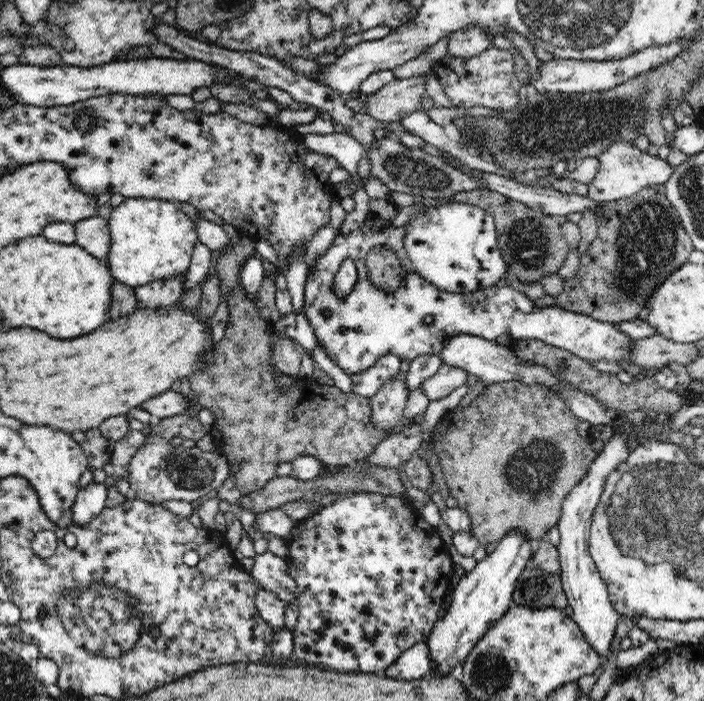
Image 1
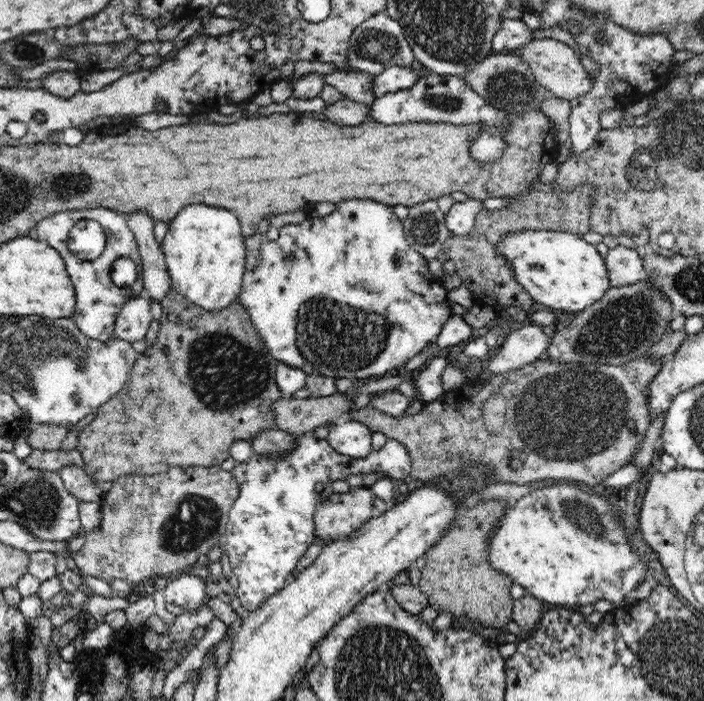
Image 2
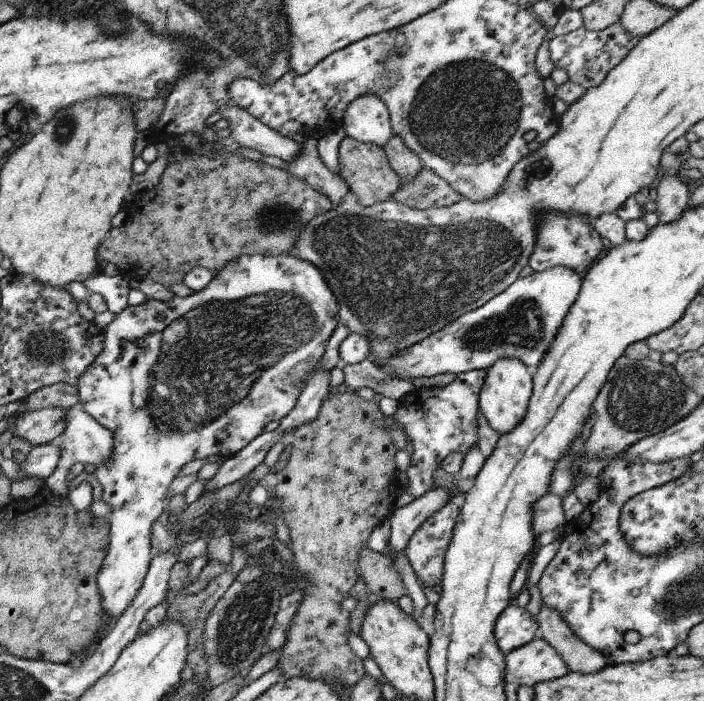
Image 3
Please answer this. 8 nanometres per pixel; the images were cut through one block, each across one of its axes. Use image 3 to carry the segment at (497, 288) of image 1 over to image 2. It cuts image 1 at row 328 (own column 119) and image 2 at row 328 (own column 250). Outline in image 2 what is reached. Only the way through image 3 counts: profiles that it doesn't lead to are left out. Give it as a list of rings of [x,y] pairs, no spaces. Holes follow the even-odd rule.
[[[346,200],[346,202],[340,202],[337,205],[338,209],[330,216],[326,216],[326,218],[307,218],[301,224],[287,224],[279,228],[279,234],[277,240],[270,241],[265,236],[264,233],[256,233],[252,236],[245,237],[245,249],[247,252],[247,261],[245,264],[245,271],[243,272],[243,281],[241,284],[241,291],[238,298],[238,305],[244,305],[247,313],[251,317],[252,324],[260,337],[263,338],[265,346],[268,348],[270,354],[280,363],[284,363],[288,366],[296,367],[302,371],[304,371],[307,375],[320,375],[323,377],[332,377],[335,379],[339,378],[380,378],[383,377],[386,372],[390,372],[390,370],[396,370],[399,366],[402,366],[406,363],[407,360],[410,360],[412,356],[416,356],[418,352],[420,352],[423,348],[426,348],[430,342],[437,342],[438,333],[440,332],[440,328],[442,328],[442,324],[450,318],[453,314],[450,313],[452,308],[448,307],[446,304],[447,291],[444,289],[443,285],[438,278],[435,278],[428,269],[428,262],[426,259],[420,255],[420,253],[416,252],[407,241],[405,237],[405,232],[403,229],[403,222],[398,219],[398,216],[394,213],[392,206],[386,206],[380,202],[373,202],[372,200]],[[288,254],[292,254],[292,258],[288,259]]]

